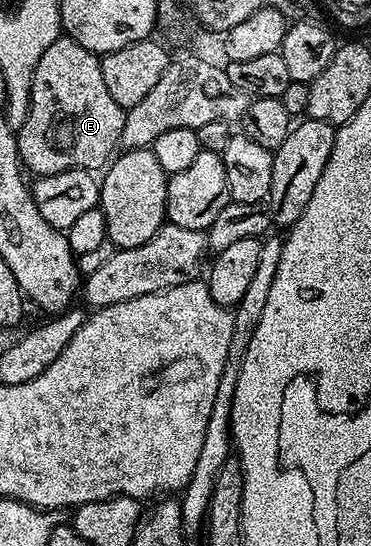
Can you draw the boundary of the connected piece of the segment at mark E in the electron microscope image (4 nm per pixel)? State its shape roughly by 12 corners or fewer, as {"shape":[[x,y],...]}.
{"shape":[[61,35],[16,134],[36,177],[107,166],[125,112]]}

